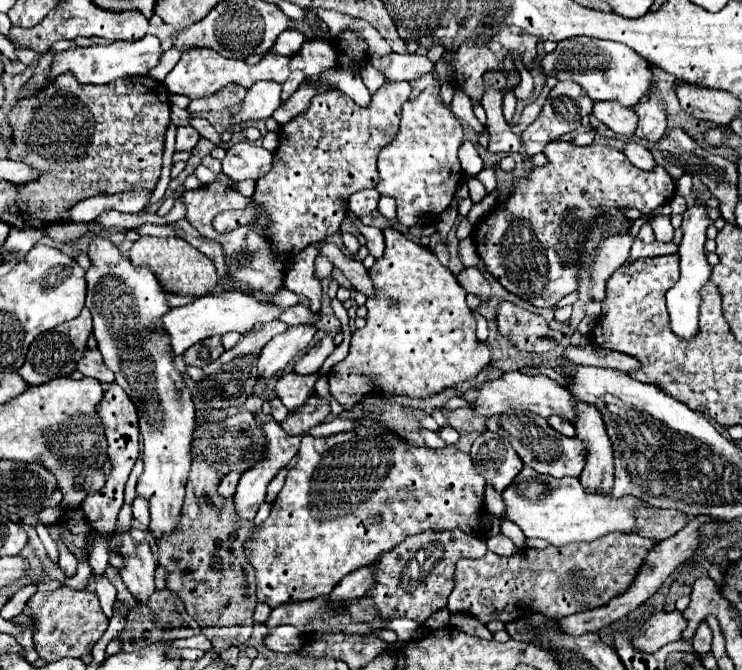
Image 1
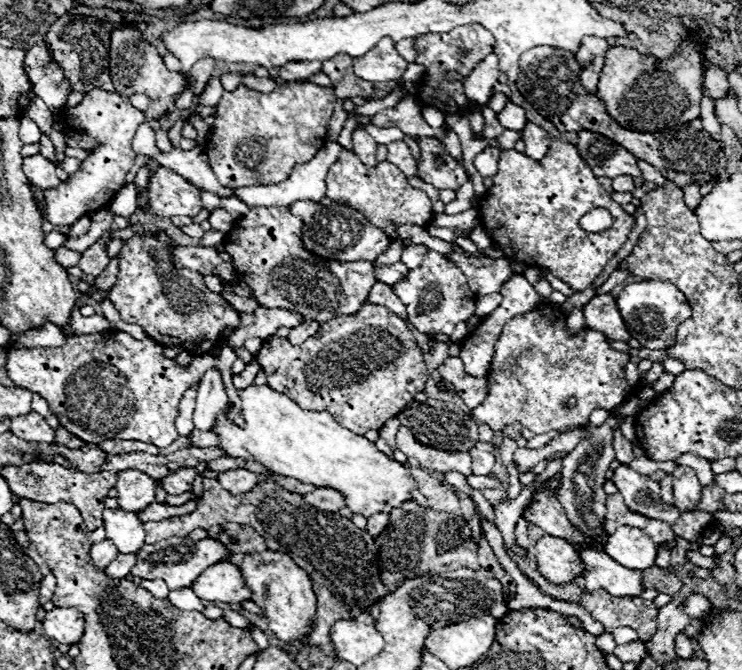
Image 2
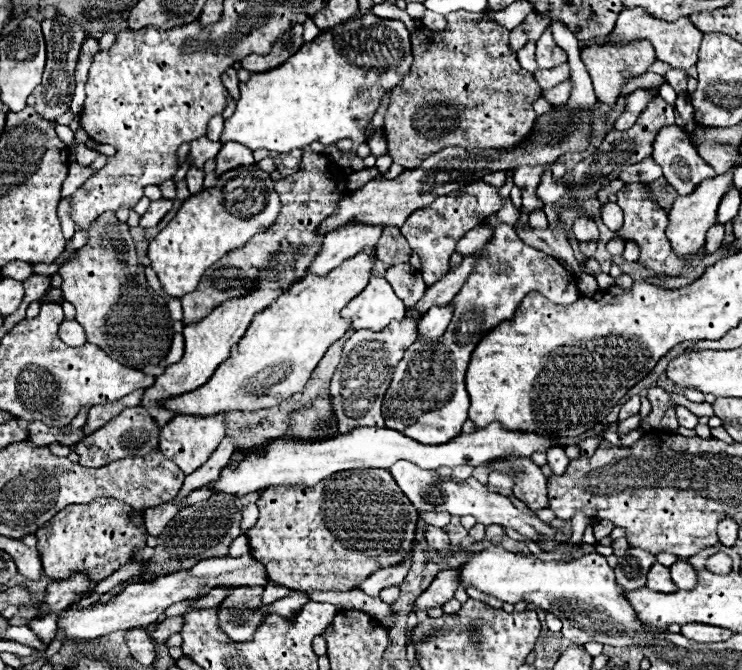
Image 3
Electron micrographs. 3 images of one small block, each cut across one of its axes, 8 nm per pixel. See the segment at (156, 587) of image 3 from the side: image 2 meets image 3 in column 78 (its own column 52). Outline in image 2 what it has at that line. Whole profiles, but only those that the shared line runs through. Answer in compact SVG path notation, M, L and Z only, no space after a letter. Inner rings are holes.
M54 608L42 620L44 636L60 644L78 644L84 634L84 618L74 608Z

